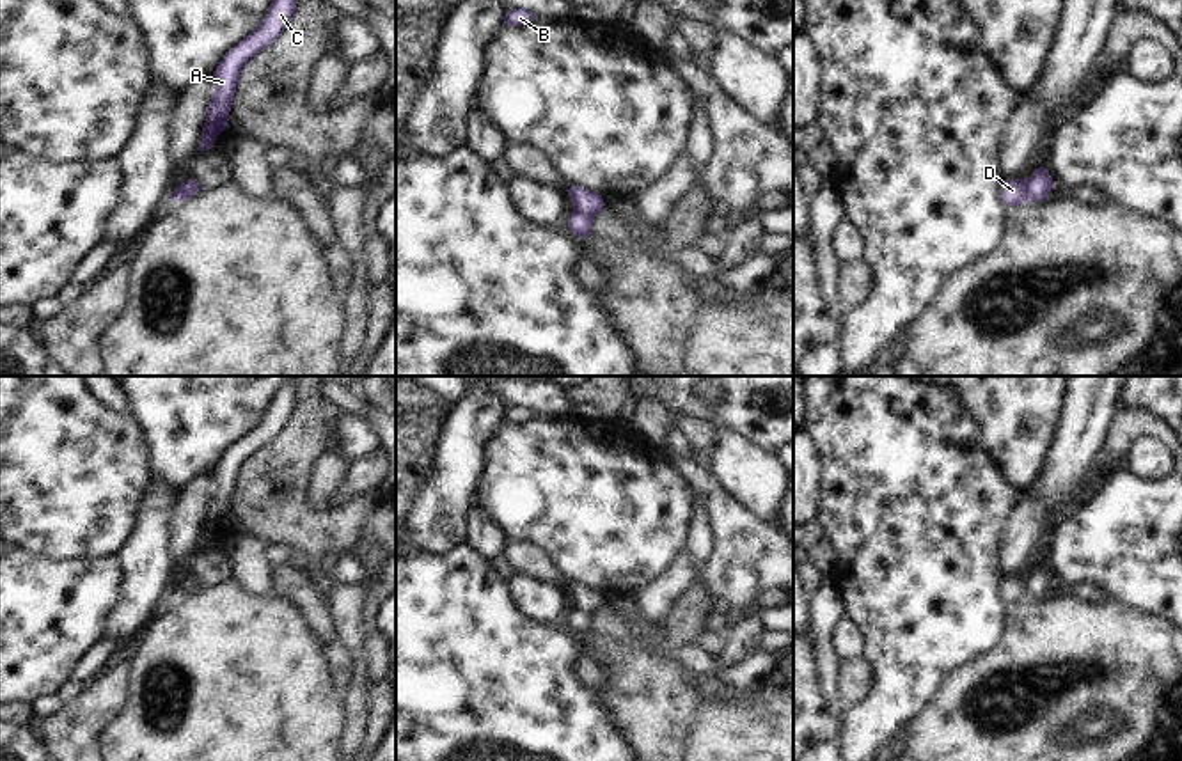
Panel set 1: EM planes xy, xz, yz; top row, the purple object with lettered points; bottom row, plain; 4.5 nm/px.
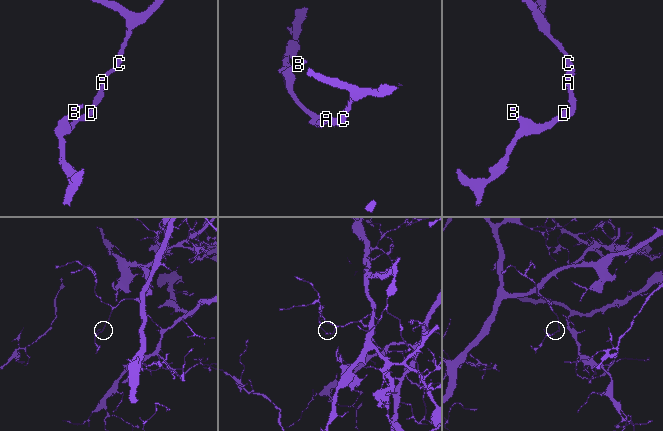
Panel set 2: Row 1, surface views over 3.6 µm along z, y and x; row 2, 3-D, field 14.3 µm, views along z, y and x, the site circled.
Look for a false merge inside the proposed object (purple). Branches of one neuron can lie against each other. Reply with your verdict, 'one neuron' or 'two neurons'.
two neurons

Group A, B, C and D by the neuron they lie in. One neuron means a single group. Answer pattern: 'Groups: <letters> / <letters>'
Groups: A C / B D

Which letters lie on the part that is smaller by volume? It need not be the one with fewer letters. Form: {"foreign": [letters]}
{"foreign": ["B", "D"]}

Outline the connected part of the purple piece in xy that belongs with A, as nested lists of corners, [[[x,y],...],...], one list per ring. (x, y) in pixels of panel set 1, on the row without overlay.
[[[286,376],[272,396],[272,408],[261,417],[261,422],[243,438],[240,438],[229,451],[220,458],[213,468],[211,477],[215,491],[208,506],[208,516],[204,522],[202,537],[195,548],[208,550],[213,545],[215,534],[227,525],[225,513],[231,509],[231,495],[236,488],[236,474],[240,467],[263,445],[266,445],[289,420],[296,403],[296,383],[295,376]]]

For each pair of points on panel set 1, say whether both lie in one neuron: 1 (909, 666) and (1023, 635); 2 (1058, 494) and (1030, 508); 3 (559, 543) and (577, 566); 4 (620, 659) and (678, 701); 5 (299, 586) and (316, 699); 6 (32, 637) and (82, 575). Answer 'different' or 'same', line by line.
1: different
2: different
3: same
4: same
5: different
6: same

